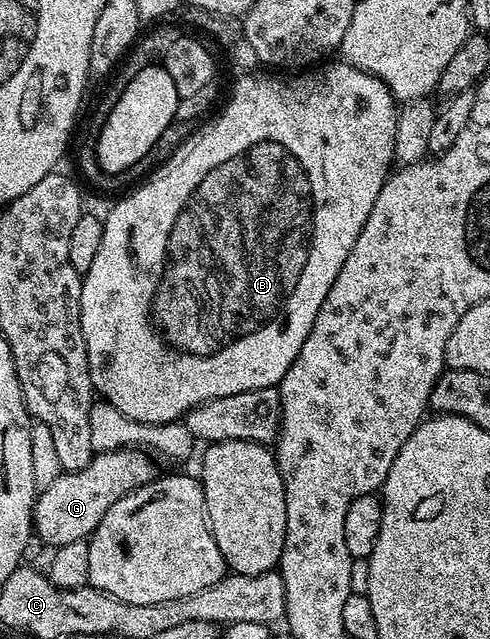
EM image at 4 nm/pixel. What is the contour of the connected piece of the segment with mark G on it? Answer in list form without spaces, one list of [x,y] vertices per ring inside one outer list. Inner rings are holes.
[[[117,448],[113,452],[97,452],[83,470],[58,474],[51,486],[38,491],[37,503],[33,505],[36,539],[56,550],[67,546],[67,542],[79,542],[92,536],[99,522],[103,522],[103,514],[107,514],[119,498],[154,480],[153,460],[154,457],[144,451]]]

